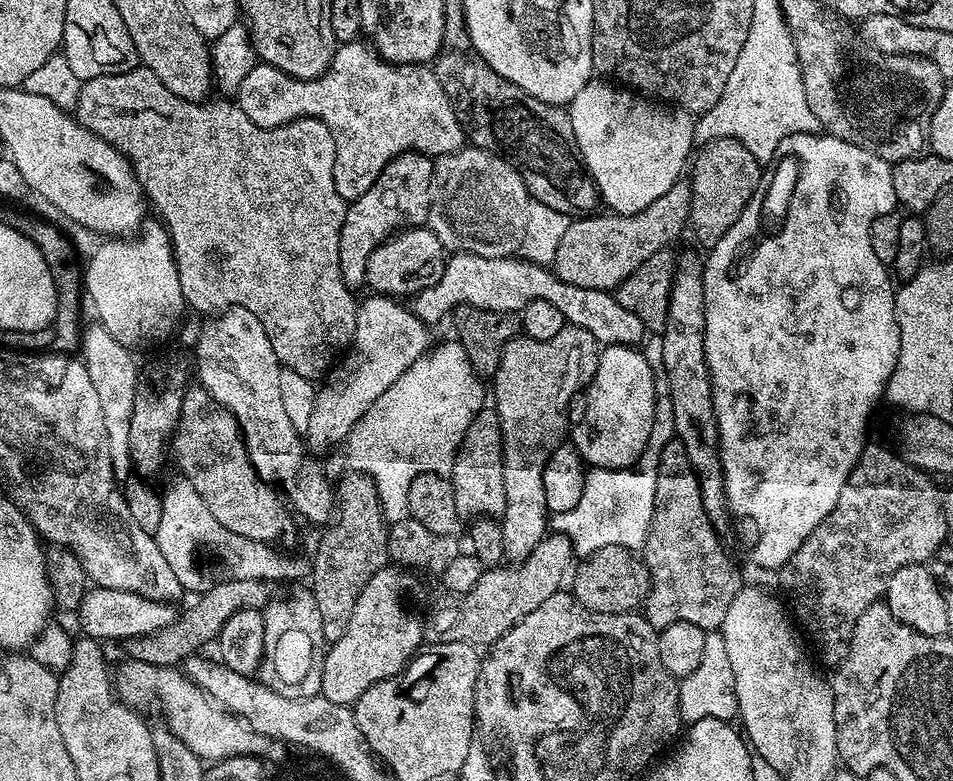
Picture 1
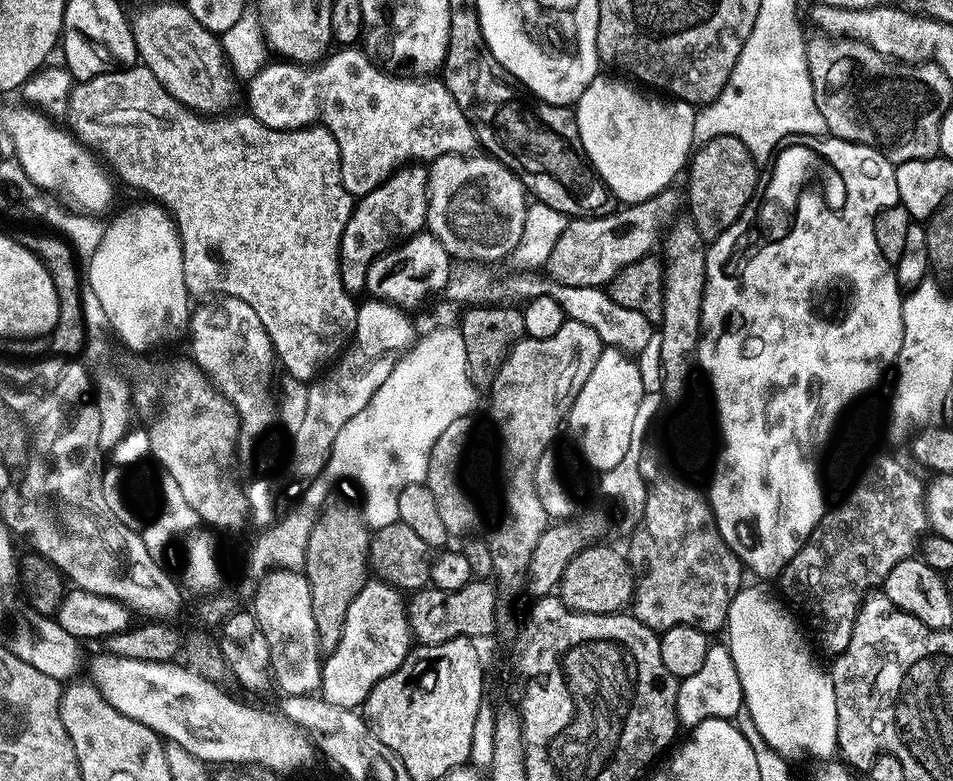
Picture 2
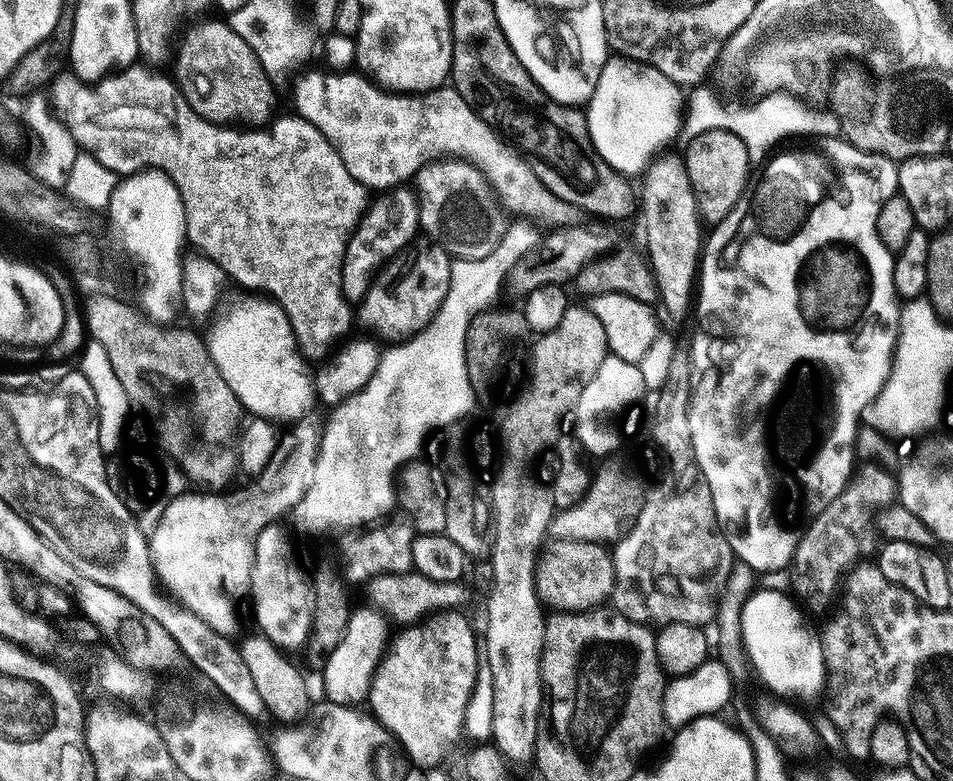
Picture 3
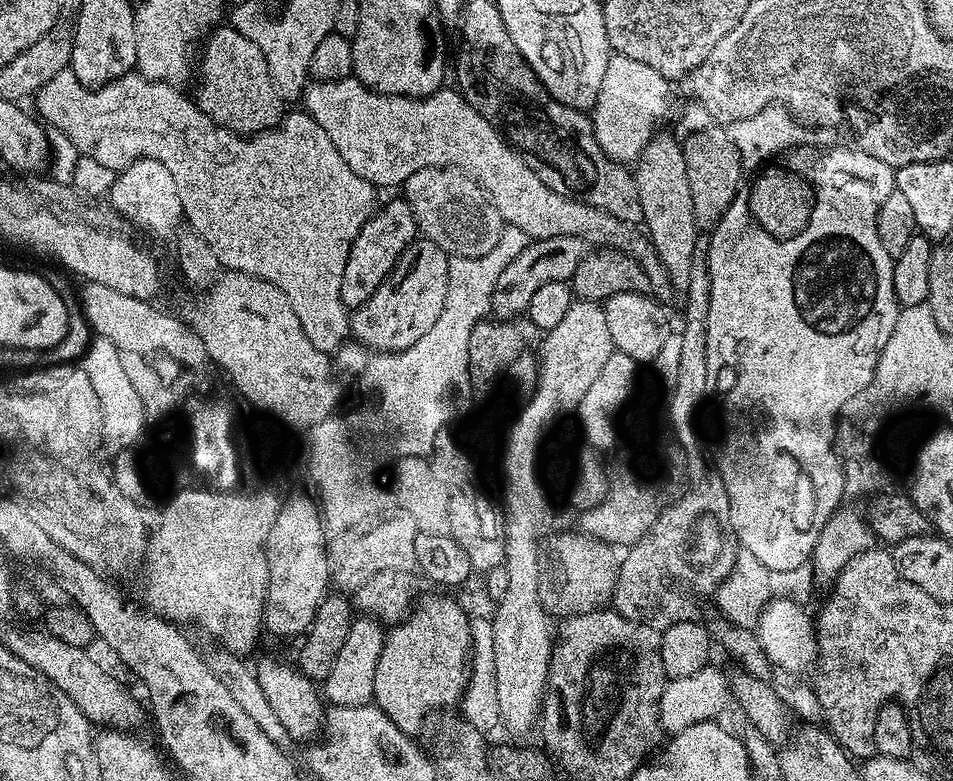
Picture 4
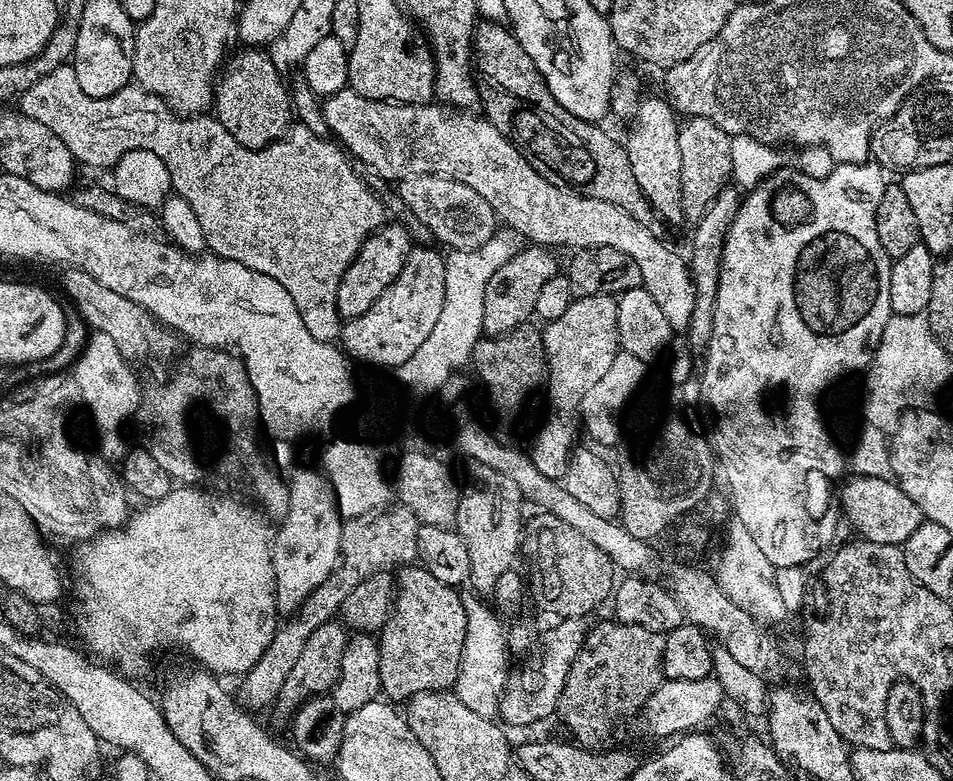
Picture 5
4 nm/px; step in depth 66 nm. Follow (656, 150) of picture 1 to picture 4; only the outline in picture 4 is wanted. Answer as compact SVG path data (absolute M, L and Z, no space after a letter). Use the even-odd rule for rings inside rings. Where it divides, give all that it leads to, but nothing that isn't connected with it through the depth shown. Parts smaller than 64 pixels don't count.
M619 54L609 55L602 90L591 117L598 142L610 159L617 162L639 161L645 155L646 149L653 143L652 131L656 123L668 112L668 88L669 80L658 74L654 66L646 66L646 62L637 62L635 58Z

